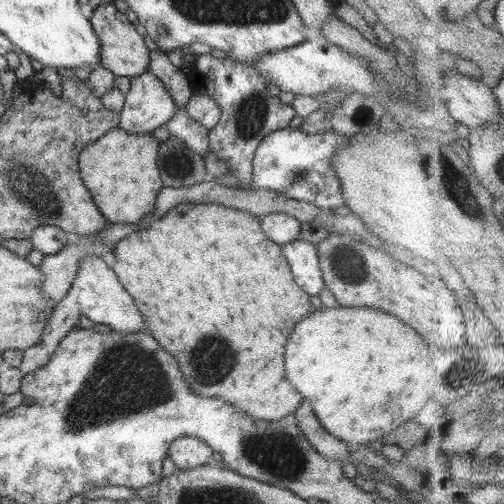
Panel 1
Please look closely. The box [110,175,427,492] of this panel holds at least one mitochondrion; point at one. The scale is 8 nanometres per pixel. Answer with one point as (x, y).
(279, 454)

